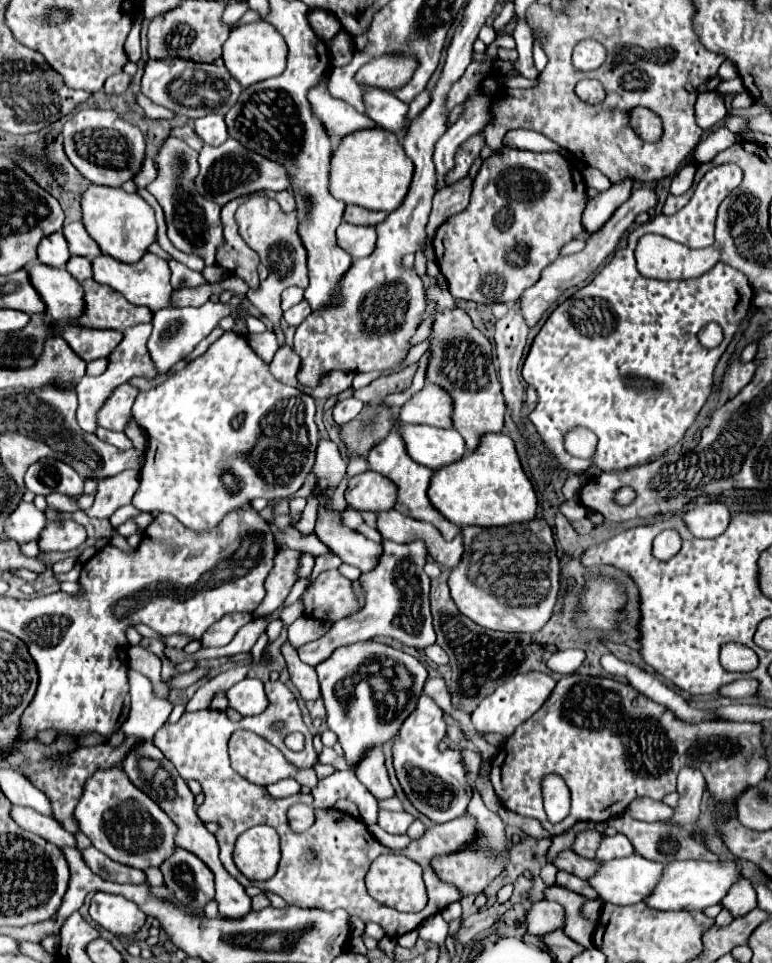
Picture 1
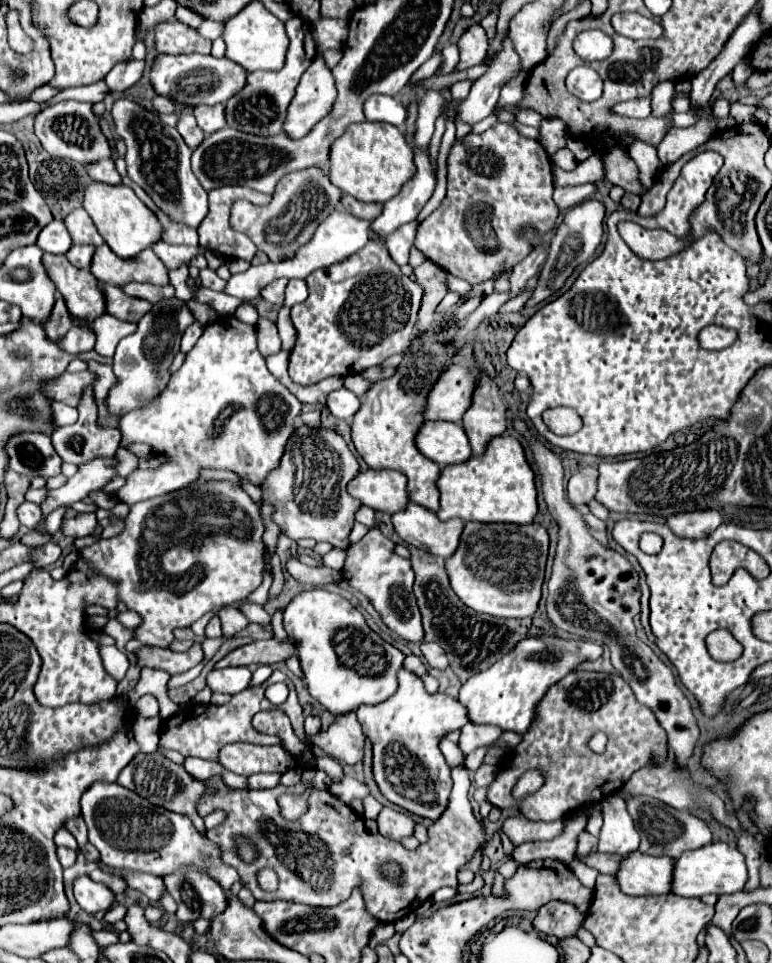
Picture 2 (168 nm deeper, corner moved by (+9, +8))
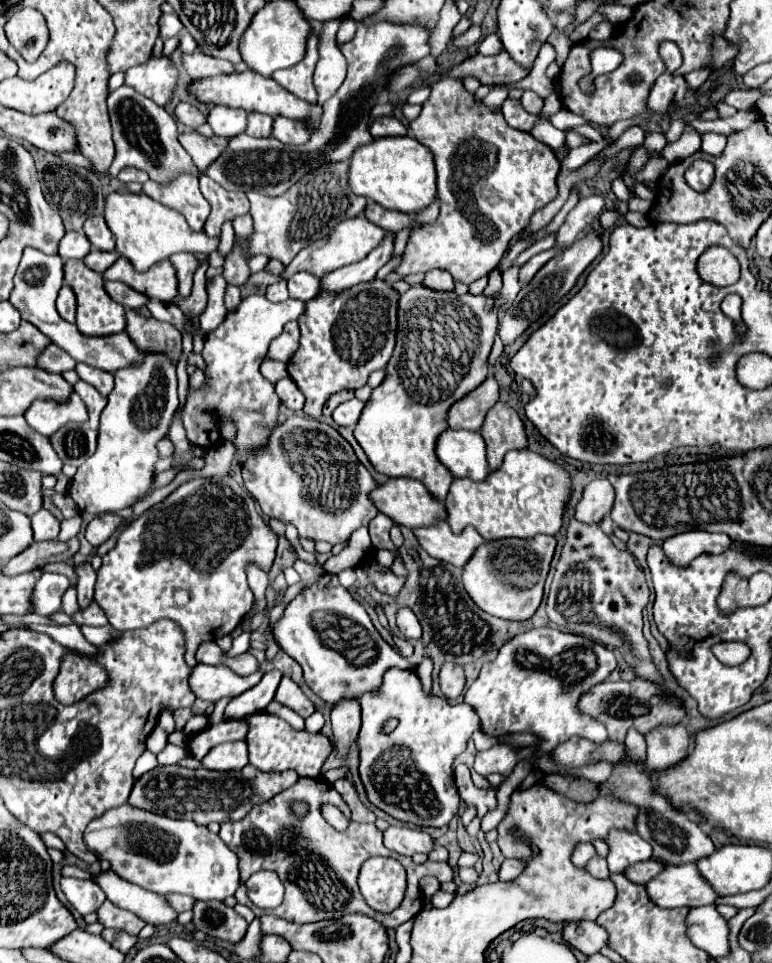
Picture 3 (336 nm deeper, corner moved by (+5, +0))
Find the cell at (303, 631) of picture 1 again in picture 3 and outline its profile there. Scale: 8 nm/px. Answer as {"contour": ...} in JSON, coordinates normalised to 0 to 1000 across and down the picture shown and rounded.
{"contour":[[[420,596],[373,627],[365,644],[355,650],[355,660],[365,675],[394,694],[402,717],[427,731],[487,719],[505,694],[531,694],[528,683],[495,665],[472,629],[440,609],[433,596]]]}

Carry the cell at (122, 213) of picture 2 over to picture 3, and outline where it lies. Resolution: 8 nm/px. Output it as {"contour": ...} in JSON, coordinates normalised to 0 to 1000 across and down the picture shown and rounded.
{"contour":[[[168,199],[142,201],[135,212],[135,228],[150,247],[150,262],[166,268],[176,280],[192,280],[202,272],[215,270],[228,262],[272,264],[275,260],[282,258],[282,251],[275,251],[275,247],[269,247],[264,241],[246,239],[236,222],[199,210],[187,201]]]}

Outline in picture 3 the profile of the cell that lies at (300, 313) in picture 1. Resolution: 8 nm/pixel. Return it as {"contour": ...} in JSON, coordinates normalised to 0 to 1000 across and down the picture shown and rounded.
{"contour":[[[381,285],[373,291],[373,301],[376,301],[376,309],[389,312],[389,314],[399,314],[407,307],[412,307],[412,303],[415,303],[415,291],[404,289],[399,285]]]}

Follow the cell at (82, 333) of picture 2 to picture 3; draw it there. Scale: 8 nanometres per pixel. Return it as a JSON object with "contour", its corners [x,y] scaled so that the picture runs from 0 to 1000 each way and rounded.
{"contour":[[[65,357],[62,363],[57,363],[57,368],[52,370],[52,380],[57,384],[65,386],[85,386],[85,384],[96,384],[98,382],[98,374],[93,374],[93,370],[83,363],[78,363],[73,357]]]}

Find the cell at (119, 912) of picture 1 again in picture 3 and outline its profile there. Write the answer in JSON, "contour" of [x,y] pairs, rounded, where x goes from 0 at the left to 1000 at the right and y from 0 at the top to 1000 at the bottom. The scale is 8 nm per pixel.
{"contour":[[[80,912],[80,926],[88,933],[88,937],[106,949],[124,947],[132,937],[137,935],[137,928],[130,924],[130,920],[119,914],[98,914],[98,912]]]}

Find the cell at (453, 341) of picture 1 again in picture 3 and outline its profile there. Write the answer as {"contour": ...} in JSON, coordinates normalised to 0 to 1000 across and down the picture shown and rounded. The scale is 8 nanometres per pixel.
{"contour":[[[642,417],[627,436],[627,442],[622,444],[622,451],[630,459],[630,476],[632,486],[642,488],[658,467],[681,465],[681,449],[679,440],[671,432],[671,428],[650,417]]]}

